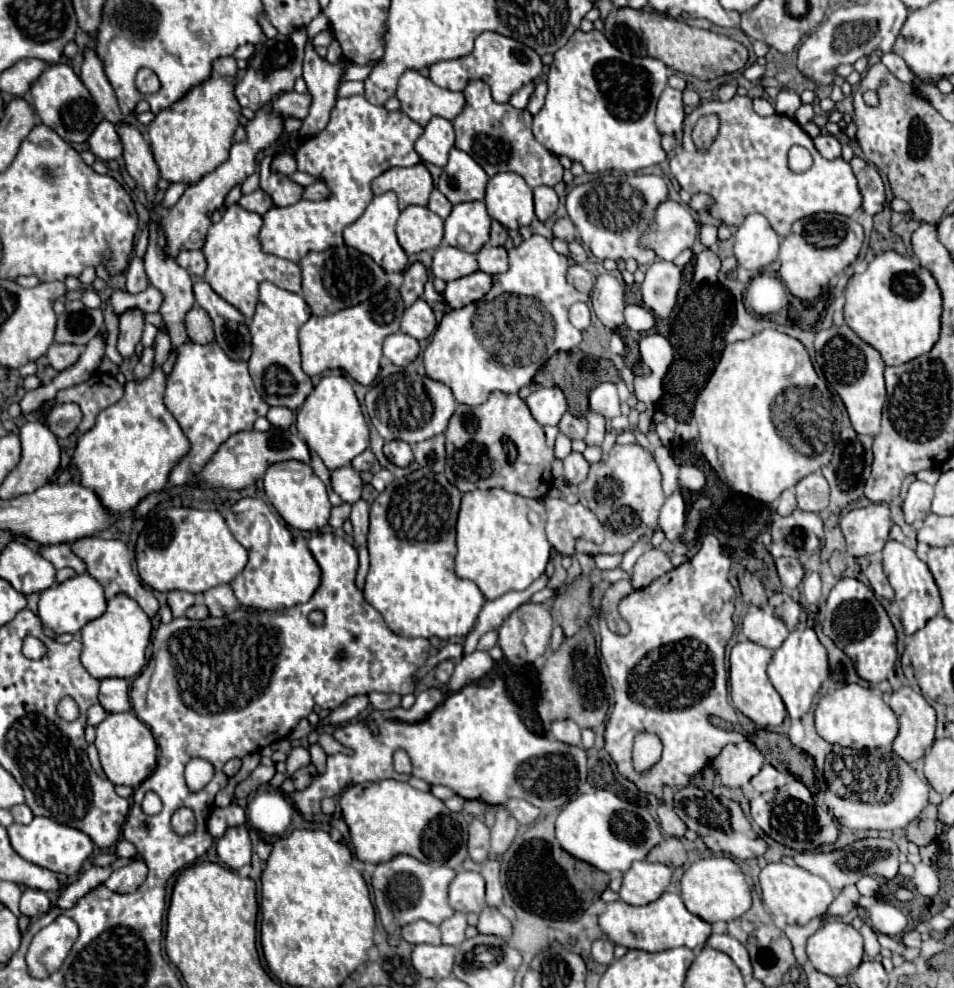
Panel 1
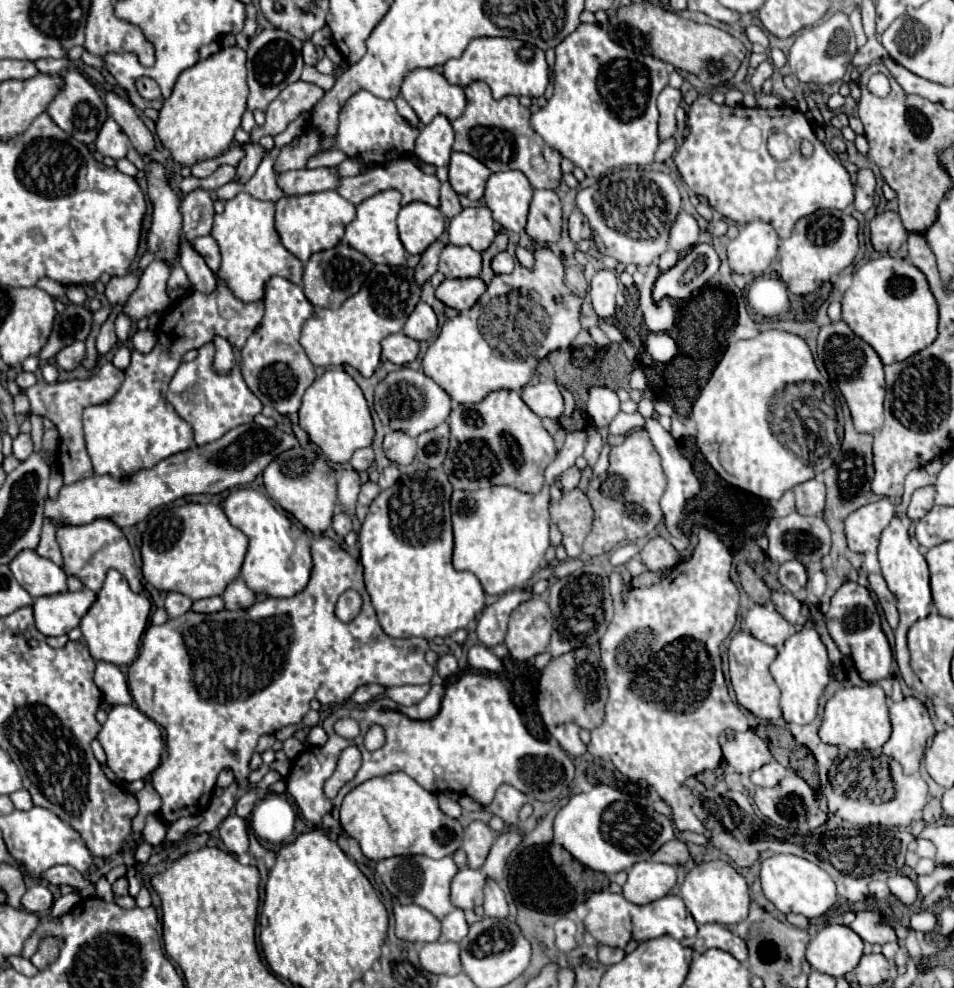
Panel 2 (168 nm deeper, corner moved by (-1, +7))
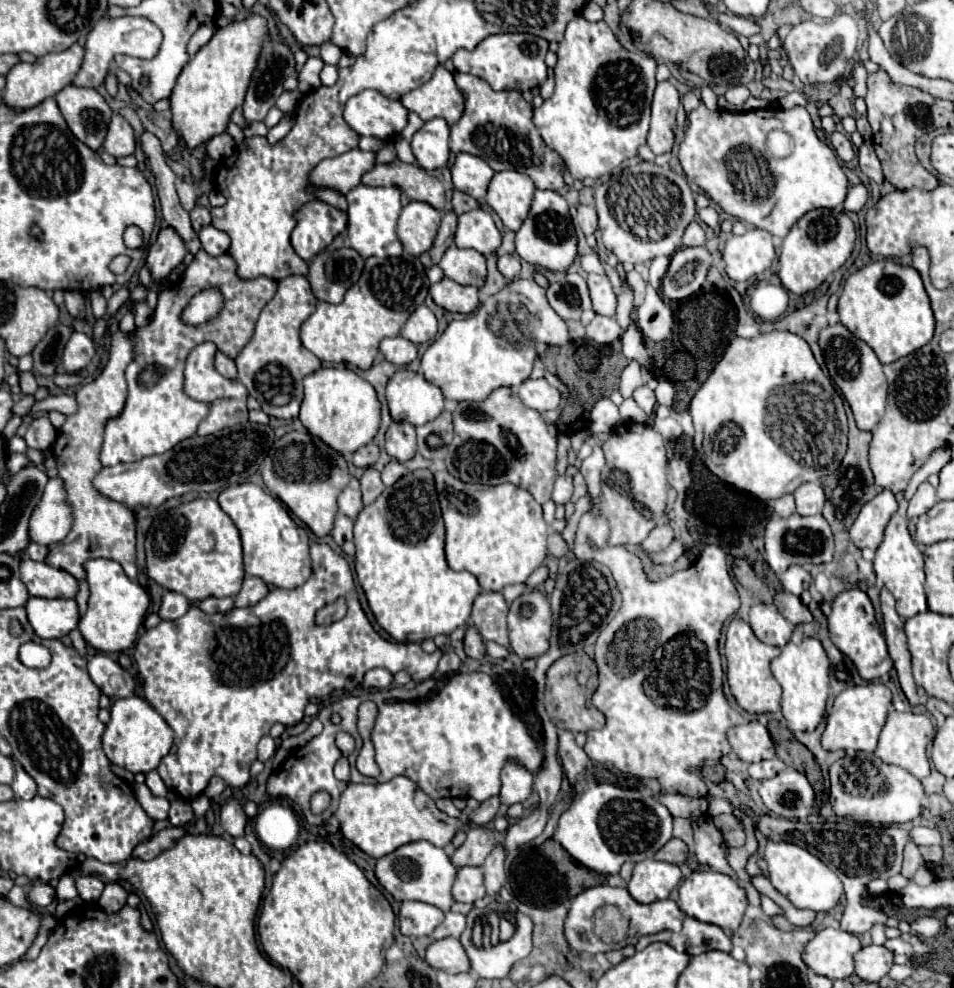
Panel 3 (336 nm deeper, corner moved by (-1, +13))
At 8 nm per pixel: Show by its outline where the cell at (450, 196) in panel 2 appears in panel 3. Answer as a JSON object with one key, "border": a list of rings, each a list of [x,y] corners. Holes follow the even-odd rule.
{"border":[[[455,190],[451,202],[453,202],[453,210],[455,210],[455,214],[463,214],[463,212],[469,212],[469,210],[481,208],[479,202],[477,202],[475,198],[471,198],[471,196],[467,196],[467,194],[459,192],[459,190]]]}

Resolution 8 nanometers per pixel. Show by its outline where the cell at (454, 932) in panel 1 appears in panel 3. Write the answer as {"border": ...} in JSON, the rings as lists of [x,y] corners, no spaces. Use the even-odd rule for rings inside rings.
{"border":[[[447,912],[445,920],[441,926],[435,928],[435,932],[431,934],[431,940],[441,940],[441,938],[459,938],[465,930],[465,916],[463,914],[455,914],[455,912]]]}

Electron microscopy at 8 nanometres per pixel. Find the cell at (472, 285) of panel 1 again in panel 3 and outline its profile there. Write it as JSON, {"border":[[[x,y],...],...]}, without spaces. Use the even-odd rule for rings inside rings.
{"border":[[[443,278],[441,282],[433,284],[429,288],[429,294],[437,306],[449,312],[461,312],[469,314],[479,306],[479,296],[477,288],[473,286],[461,286],[449,278]]]}

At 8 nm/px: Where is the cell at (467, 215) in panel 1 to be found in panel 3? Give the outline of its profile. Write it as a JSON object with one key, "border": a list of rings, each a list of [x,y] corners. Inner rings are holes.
{"border":[[[471,210],[459,216],[459,226],[455,234],[455,246],[473,248],[483,256],[495,254],[501,246],[501,234],[485,210]]]}

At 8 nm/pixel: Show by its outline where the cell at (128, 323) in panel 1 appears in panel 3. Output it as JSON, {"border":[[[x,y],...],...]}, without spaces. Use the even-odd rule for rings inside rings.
{"border":[[[171,226],[161,228],[155,244],[149,248],[147,254],[147,266],[151,268],[151,276],[157,280],[157,290],[161,290],[161,280],[169,276],[169,272],[185,258],[185,254],[187,248],[177,230]]]}

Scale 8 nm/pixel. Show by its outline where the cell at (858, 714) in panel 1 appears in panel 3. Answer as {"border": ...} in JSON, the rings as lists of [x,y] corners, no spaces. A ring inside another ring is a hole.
{"border":[[[869,682],[865,686],[851,686],[843,690],[833,704],[833,710],[827,718],[827,728],[823,732],[821,744],[825,750],[857,750],[857,752],[873,752],[877,748],[879,732],[885,724],[887,712],[891,706],[891,690],[883,684]]]}

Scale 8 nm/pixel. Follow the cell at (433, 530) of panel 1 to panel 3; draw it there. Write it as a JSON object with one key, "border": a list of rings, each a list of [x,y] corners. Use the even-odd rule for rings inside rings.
{"border":[[[429,470],[405,474],[397,484],[387,488],[371,506],[365,506],[355,520],[355,572],[367,596],[377,624],[397,642],[421,642],[437,634],[451,634],[471,616],[471,606],[481,592],[479,582],[469,572],[455,572],[445,560],[445,524]]]}

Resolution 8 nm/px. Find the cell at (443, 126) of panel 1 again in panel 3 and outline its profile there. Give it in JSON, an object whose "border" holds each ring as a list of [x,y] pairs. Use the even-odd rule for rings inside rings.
{"border":[[[433,118],[415,132],[411,150],[423,170],[443,168],[449,160],[449,126],[443,118]]]}

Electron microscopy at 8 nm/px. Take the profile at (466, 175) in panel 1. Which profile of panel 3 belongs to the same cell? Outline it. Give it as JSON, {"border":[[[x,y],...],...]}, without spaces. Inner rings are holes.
{"border":[[[457,154],[451,174],[453,174],[455,190],[461,190],[477,200],[483,200],[487,194],[489,180],[493,178],[495,172],[485,160],[473,154]]]}

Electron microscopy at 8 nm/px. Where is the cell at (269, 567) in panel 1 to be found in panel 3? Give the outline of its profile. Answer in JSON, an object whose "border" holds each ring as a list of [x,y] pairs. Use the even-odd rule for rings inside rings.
{"border":[[[245,482],[229,486],[219,494],[219,506],[233,520],[243,544],[245,572],[277,588],[297,588],[311,576],[309,538],[289,516],[287,508],[261,486]]]}

